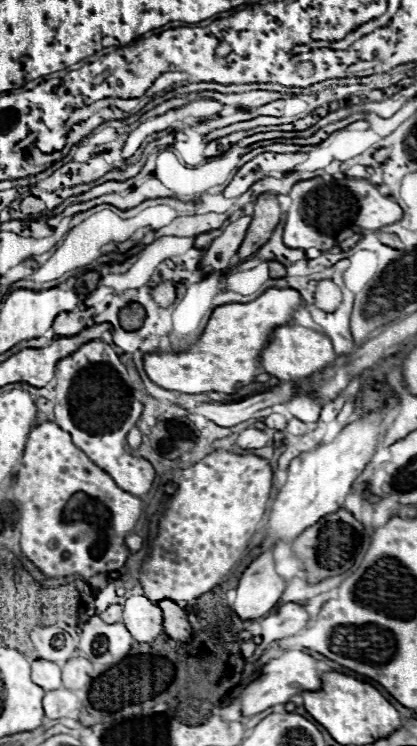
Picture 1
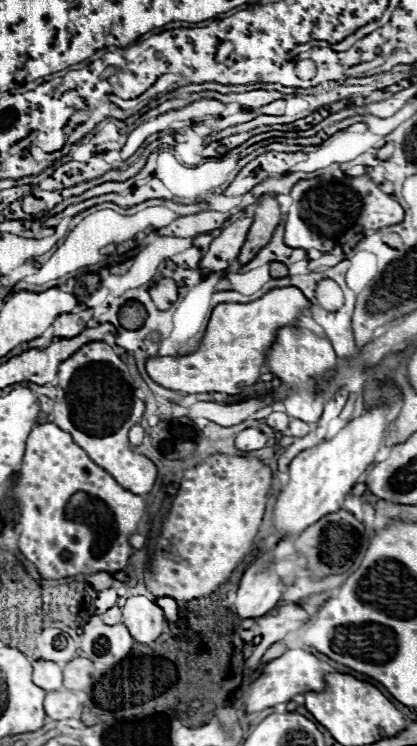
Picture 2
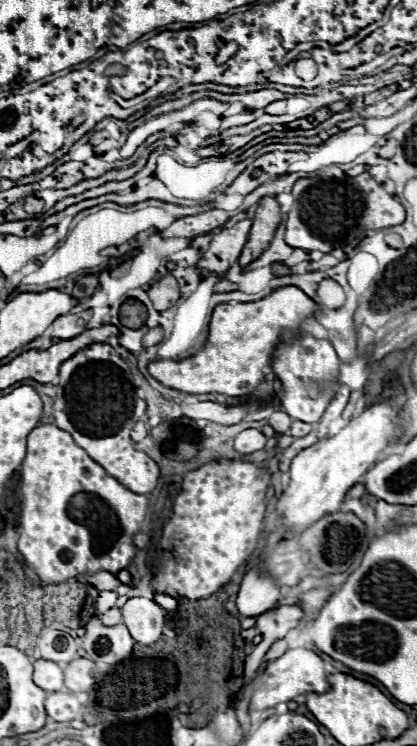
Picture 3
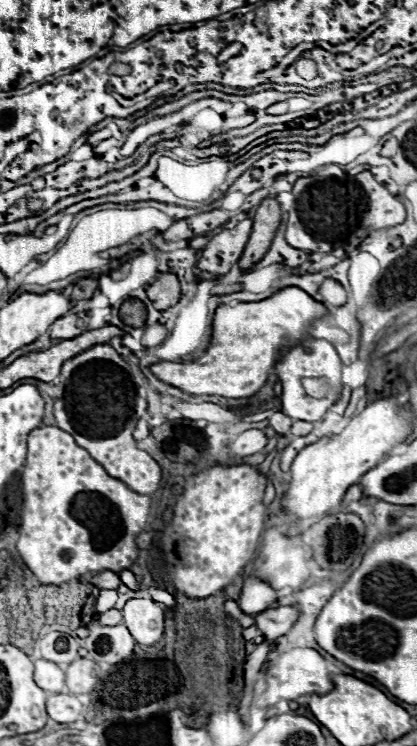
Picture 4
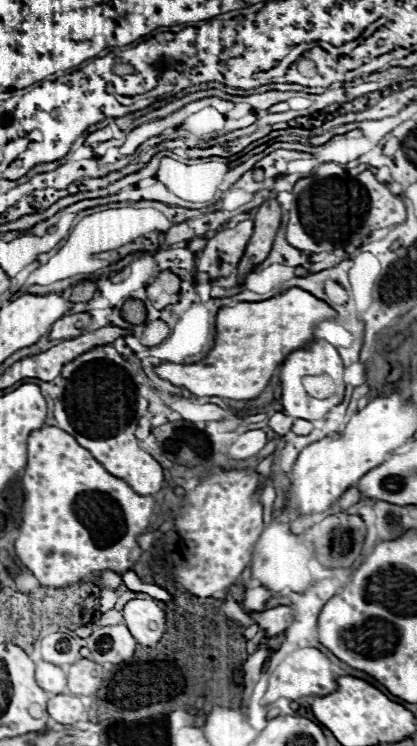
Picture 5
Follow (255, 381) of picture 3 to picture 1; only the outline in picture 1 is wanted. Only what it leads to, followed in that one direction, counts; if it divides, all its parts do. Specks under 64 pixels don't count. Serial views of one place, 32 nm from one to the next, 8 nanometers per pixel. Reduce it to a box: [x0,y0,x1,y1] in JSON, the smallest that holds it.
[144,288,300,394]

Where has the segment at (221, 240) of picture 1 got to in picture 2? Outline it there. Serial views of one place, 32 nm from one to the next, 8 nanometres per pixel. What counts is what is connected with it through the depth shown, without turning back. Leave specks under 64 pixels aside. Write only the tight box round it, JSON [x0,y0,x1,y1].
[200,218,252,272]

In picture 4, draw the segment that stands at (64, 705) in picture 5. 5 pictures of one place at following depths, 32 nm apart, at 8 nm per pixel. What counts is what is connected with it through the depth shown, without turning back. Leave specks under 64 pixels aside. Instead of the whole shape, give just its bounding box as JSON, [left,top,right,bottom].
[46,694,84,722]

